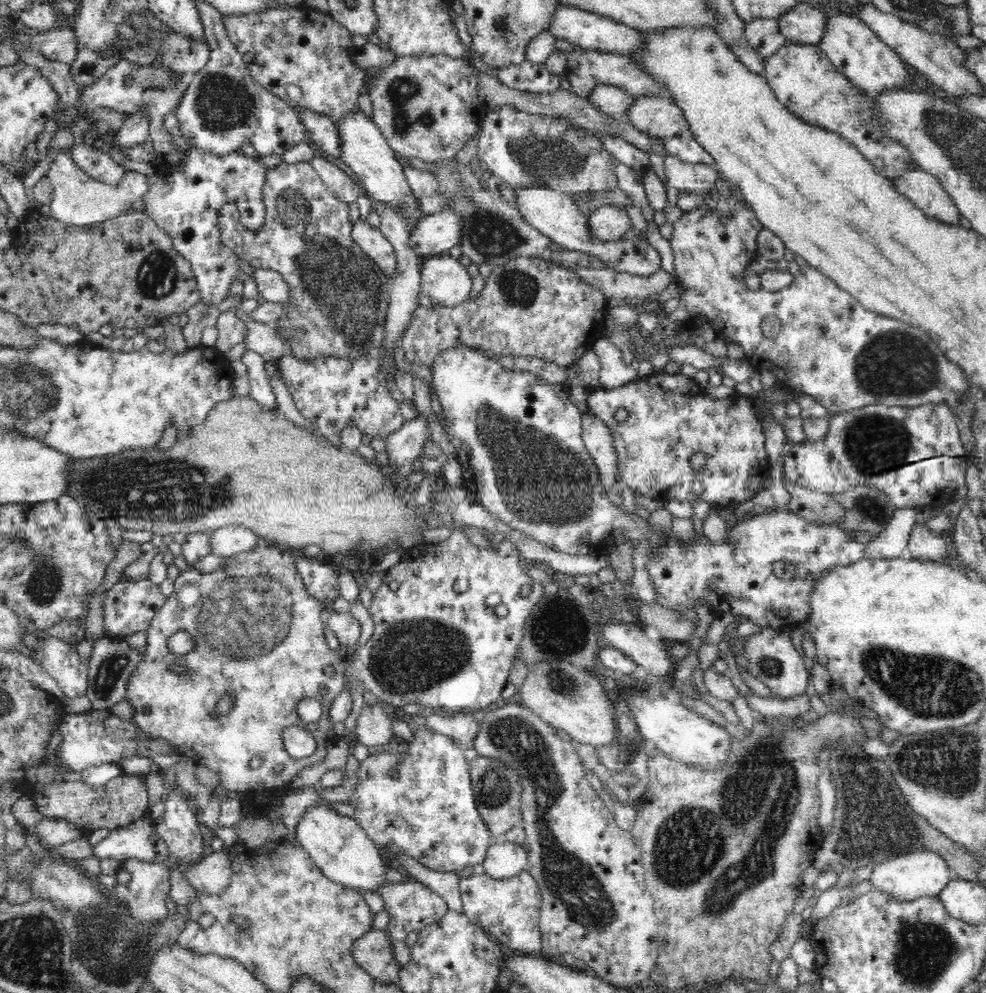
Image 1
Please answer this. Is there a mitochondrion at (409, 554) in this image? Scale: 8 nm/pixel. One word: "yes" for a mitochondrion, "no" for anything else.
no

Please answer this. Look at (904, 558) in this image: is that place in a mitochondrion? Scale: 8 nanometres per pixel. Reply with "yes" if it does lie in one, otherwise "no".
no

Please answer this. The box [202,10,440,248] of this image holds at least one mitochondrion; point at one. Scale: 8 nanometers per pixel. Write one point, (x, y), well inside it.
(404, 93)

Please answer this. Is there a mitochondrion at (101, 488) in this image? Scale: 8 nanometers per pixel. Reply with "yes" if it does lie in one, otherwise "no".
yes

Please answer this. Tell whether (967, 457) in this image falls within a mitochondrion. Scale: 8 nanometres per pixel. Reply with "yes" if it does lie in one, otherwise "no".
no

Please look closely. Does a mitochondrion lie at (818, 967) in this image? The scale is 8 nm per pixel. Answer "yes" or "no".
no

